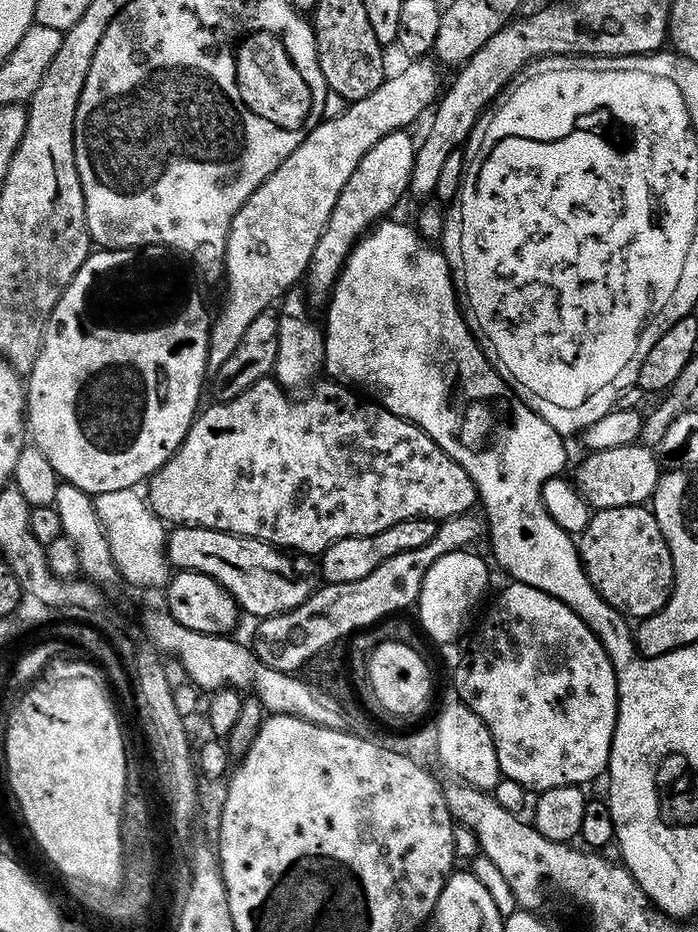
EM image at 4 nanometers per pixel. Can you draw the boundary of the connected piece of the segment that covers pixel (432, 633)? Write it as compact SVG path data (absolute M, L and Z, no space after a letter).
M465 550L448 553L445 557L438 558L424 576L414 612L420 615L421 630L436 644L452 644L460 635L465 635L464 623L476 600L482 599L488 588L489 561L475 556L473 552Z

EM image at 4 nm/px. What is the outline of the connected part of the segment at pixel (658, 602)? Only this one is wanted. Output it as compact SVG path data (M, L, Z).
M645 507L605 508L597 511L588 523L588 529L578 540L578 560L584 565L584 573L588 576L596 593L604 599L621 617L639 622L655 616L666 603L665 593L660 593L660 552L662 556L662 537L660 527Z

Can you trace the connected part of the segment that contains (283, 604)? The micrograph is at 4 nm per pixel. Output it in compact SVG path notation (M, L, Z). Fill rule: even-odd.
M180 526L173 532L166 540L169 565L180 572L201 572L214 578L247 615L280 617L301 605L300 584L292 577L292 564L283 551L271 544L205 528Z

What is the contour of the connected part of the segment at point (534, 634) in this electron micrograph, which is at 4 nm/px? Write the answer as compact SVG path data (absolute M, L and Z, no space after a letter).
M509 583L509 588L504 588L492 600L492 605L484 612L480 625L467 637L468 645L452 672L452 684L456 687L459 703L470 709L481 720L492 736L492 742L496 747L498 766L501 777L505 781L513 780L524 788L529 788L532 794L549 792L555 788L575 788L588 786L591 780L596 780L605 775L612 749L612 739L616 729L616 671L612 667L612 661L603 645L597 640L596 634L589 625L572 608L557 600L555 596L547 596L540 590L534 590L525 584Z

